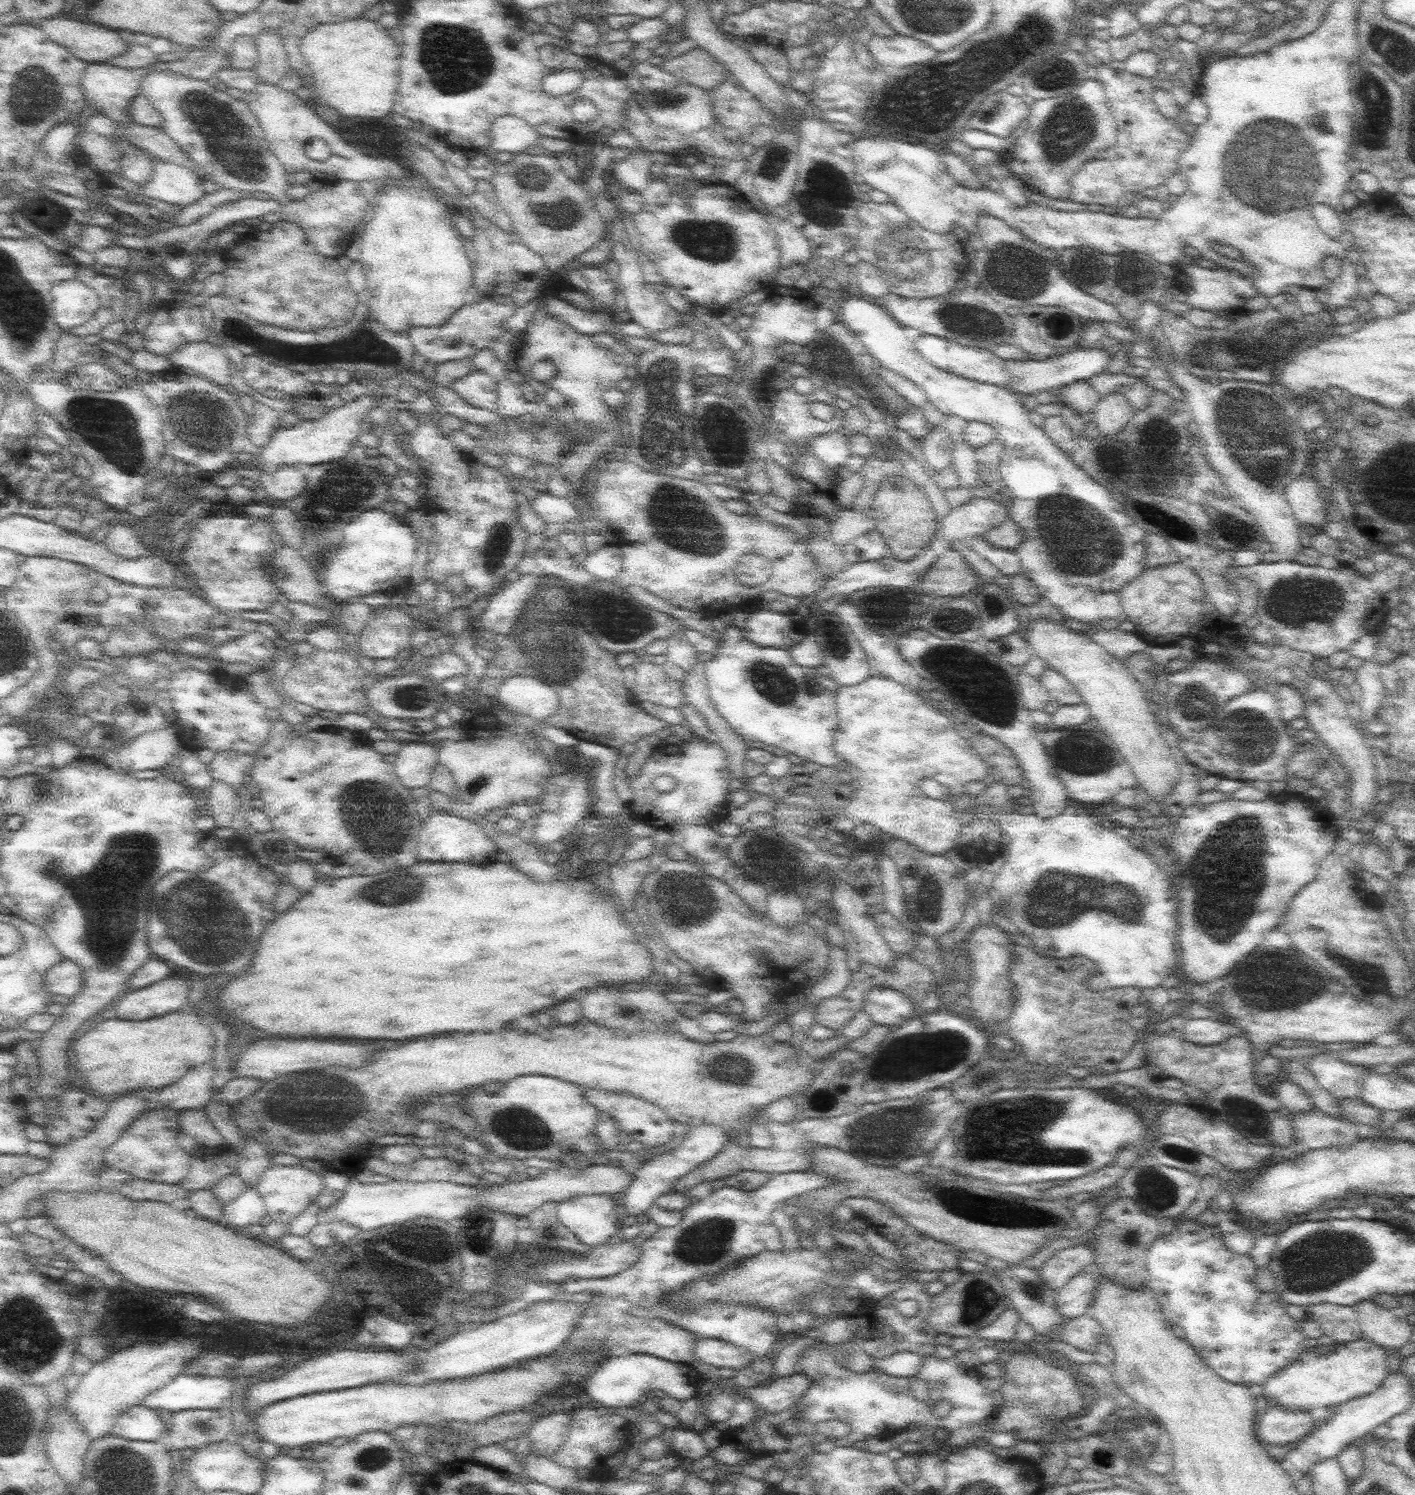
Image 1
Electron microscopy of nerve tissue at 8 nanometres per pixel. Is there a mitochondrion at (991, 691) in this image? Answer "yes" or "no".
yes

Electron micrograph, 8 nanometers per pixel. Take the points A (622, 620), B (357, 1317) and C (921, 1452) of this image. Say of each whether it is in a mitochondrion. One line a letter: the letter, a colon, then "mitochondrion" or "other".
A: mitochondrion
B: other
C: other

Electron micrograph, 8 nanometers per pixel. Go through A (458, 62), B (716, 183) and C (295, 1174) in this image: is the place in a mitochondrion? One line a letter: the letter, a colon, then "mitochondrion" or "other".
A: mitochondrion
B: other
C: other

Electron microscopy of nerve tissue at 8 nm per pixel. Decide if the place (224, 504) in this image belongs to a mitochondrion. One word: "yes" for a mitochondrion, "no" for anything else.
no

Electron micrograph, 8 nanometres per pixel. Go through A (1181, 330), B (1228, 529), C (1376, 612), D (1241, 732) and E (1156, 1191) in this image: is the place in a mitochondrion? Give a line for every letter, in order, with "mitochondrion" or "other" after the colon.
A: other
B: mitochondrion
C: other
D: mitochondrion
E: mitochondrion

